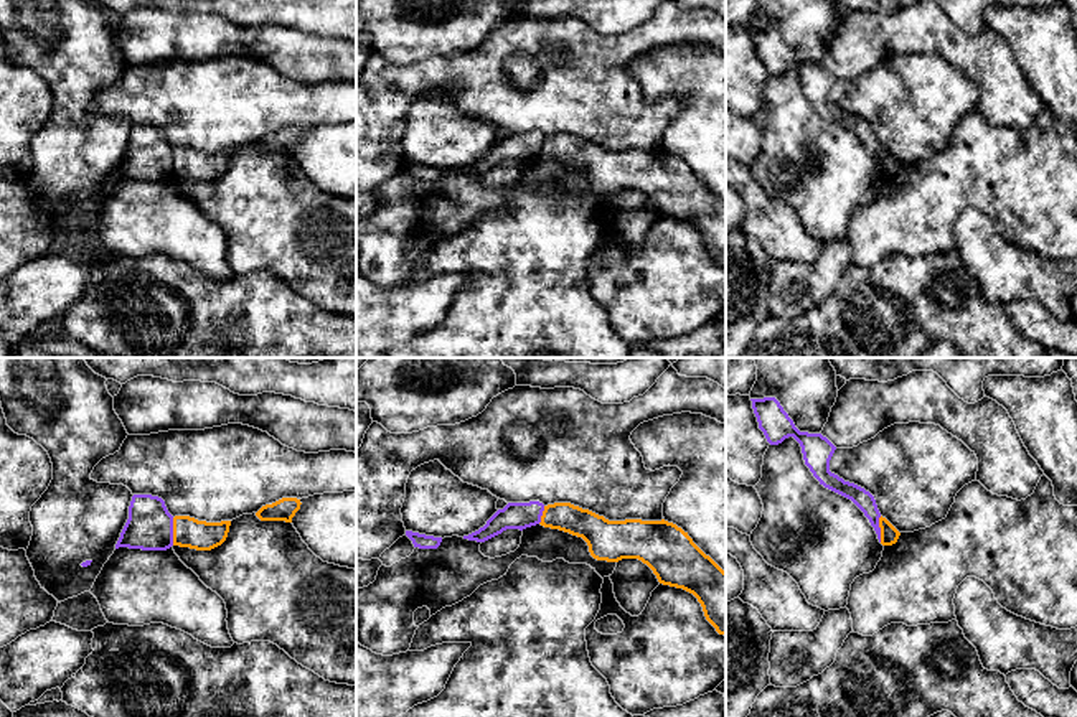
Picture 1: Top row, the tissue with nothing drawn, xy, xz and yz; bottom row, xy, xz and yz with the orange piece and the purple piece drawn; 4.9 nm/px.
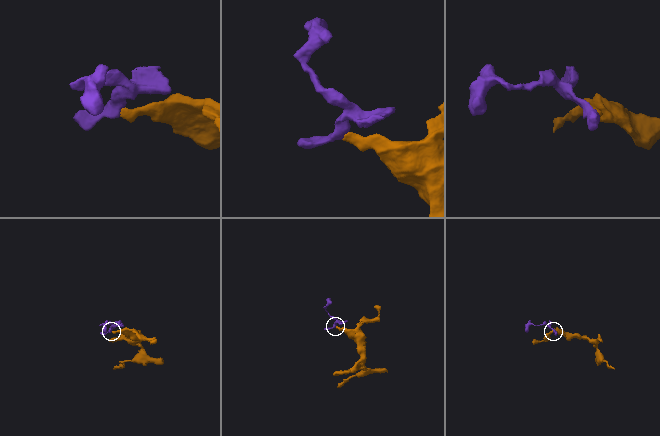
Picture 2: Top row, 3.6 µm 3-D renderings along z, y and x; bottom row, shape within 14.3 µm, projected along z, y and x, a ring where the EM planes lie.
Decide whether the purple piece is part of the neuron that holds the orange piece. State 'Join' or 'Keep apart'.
Keep apart

